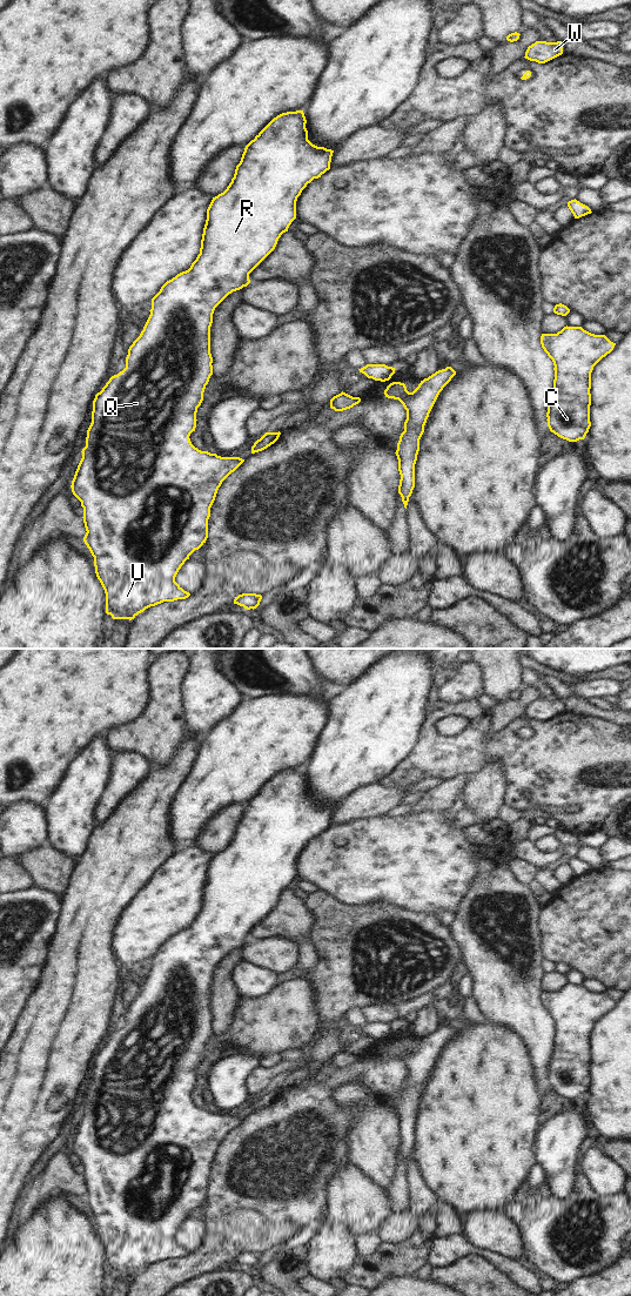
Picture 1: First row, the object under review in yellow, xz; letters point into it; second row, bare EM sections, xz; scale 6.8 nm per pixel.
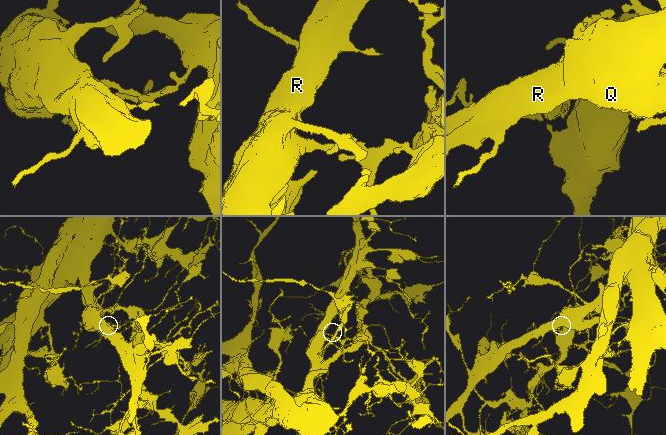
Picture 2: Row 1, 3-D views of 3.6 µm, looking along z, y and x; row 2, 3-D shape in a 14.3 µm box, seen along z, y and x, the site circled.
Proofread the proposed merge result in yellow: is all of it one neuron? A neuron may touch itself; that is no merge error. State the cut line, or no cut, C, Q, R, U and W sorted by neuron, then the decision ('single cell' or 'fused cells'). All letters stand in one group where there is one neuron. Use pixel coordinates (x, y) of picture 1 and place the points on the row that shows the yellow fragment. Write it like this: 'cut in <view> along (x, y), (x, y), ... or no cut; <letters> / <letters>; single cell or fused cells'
cut in xz along (390, 376), (386, 380); C / Q R U W; fused cells

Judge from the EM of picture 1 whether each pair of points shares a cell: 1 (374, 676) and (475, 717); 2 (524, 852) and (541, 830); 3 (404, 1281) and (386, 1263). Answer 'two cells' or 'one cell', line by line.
1: two cells
2: two cells
3: two cells

